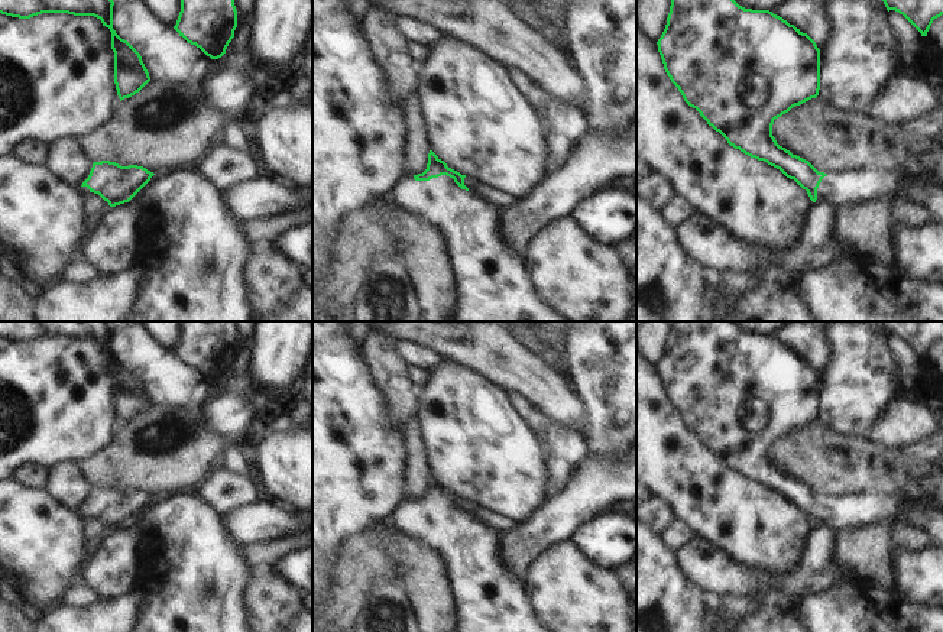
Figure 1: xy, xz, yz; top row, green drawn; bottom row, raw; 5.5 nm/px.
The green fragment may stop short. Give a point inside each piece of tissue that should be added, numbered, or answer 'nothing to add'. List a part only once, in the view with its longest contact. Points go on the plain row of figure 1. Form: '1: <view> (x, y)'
1: xz (491, 598)

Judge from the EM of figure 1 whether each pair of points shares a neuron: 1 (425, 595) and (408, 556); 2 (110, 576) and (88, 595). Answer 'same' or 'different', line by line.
1: same
2: different

